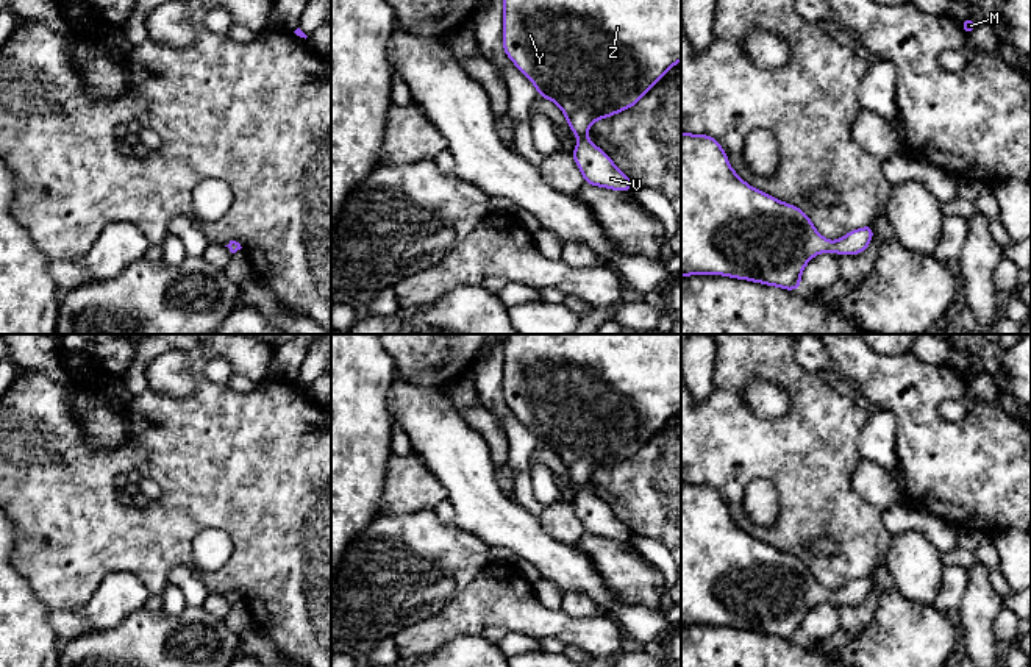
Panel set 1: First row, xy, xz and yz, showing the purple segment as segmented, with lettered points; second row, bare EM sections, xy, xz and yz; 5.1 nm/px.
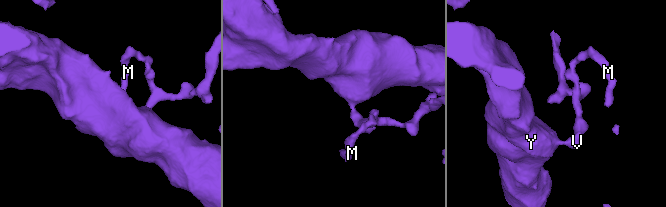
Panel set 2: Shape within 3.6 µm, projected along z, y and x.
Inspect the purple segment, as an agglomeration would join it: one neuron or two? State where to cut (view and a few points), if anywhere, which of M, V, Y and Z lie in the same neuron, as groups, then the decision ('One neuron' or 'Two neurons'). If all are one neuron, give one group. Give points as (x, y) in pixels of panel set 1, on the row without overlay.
No split. Groups: M V Y Z. One neuron

